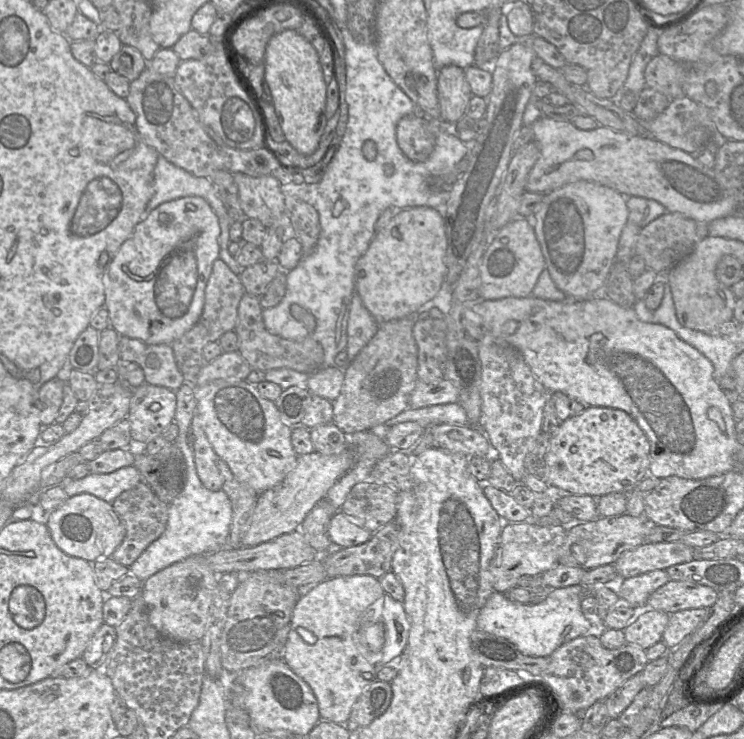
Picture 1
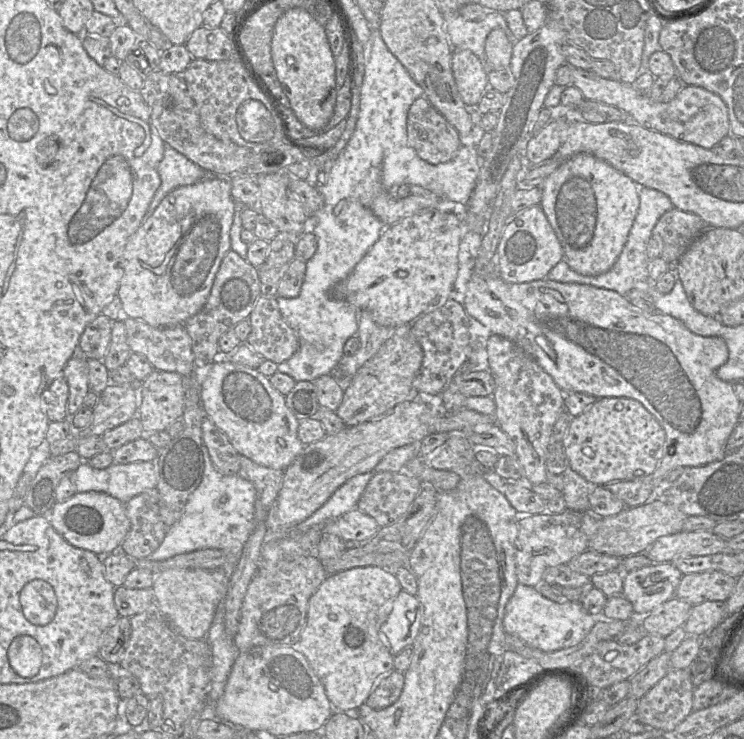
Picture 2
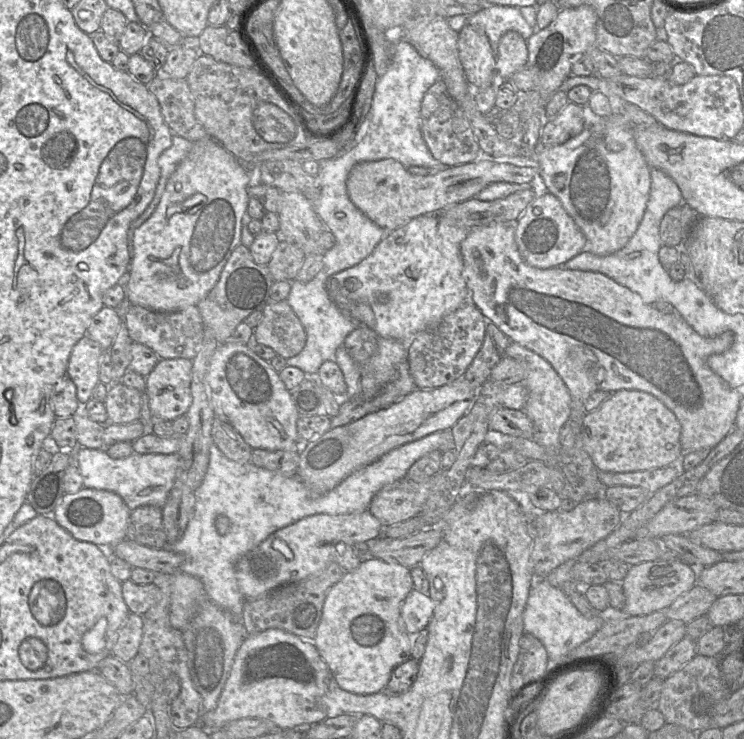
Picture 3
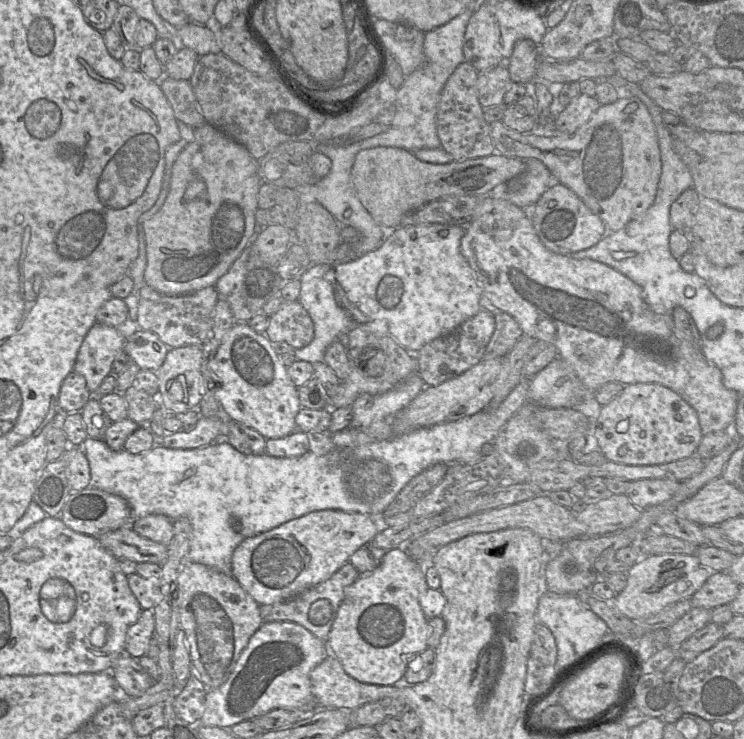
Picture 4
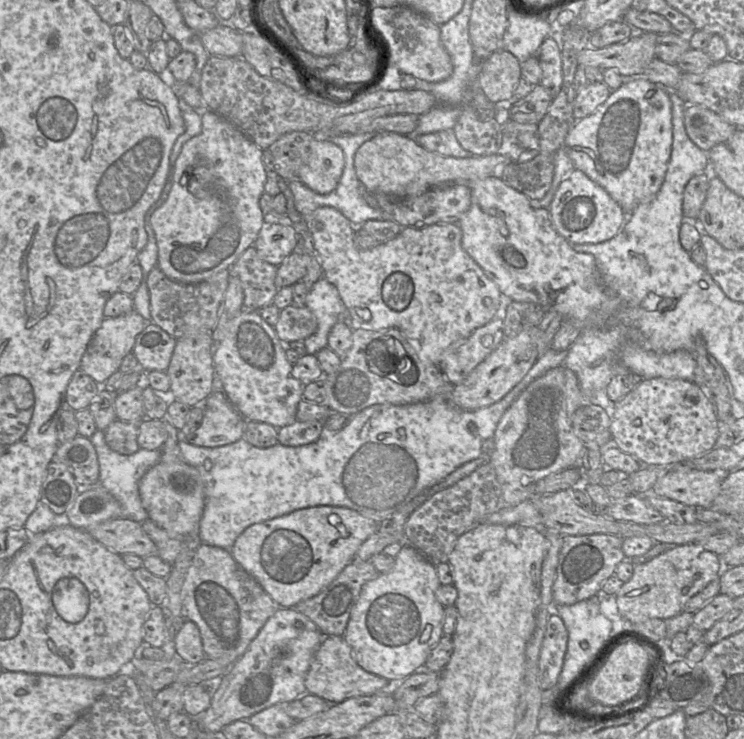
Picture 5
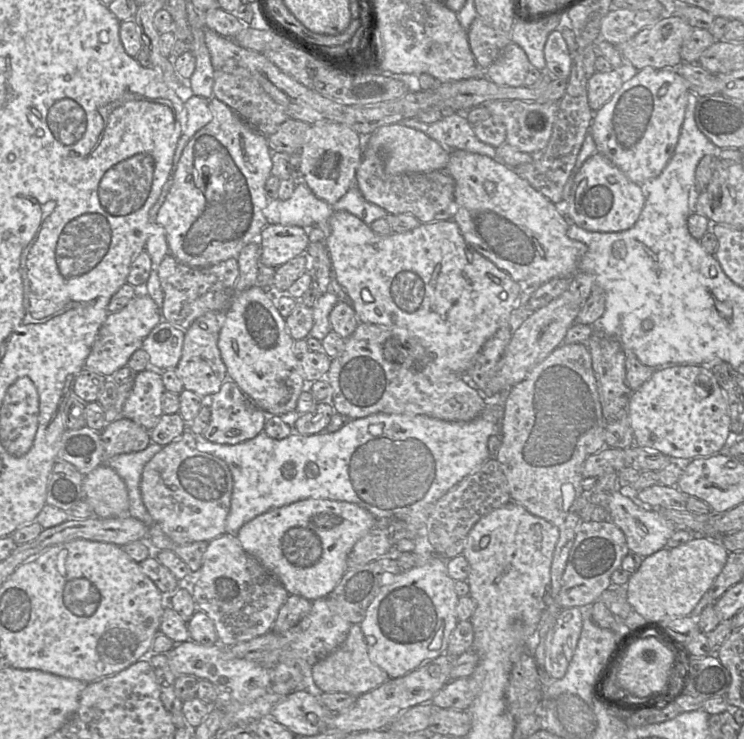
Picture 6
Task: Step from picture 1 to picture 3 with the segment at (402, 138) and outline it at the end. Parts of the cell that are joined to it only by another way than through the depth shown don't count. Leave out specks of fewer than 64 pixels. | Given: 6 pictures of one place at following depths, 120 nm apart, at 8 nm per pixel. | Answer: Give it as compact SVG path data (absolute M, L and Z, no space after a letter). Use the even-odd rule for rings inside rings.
M438 79L424 94L421 103L421 132L432 156L443 165L470 163L479 159L482 151L469 121L449 95L442 79Z

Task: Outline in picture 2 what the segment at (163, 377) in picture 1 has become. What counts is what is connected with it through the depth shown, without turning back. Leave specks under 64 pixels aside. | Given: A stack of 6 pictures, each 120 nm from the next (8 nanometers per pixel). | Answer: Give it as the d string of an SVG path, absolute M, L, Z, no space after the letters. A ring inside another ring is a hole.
M120 319L123 319L127 344L129 345L131 352L146 356L154 370L176 372L185 379L192 373L194 354L191 338L188 335L184 324L156 328L139 319Z

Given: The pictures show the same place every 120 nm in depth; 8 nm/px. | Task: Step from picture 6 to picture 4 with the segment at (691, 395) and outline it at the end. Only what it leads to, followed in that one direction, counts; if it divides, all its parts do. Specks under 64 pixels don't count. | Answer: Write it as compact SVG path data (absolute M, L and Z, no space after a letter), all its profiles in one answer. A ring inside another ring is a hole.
M633 383L605 405L595 423L598 449L608 461L627 465L665 464L695 455L703 438L696 410L659 383Z

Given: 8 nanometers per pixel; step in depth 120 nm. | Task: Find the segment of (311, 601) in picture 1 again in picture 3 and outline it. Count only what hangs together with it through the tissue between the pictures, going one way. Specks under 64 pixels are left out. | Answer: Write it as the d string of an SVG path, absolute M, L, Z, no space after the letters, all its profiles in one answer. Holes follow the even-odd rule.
M369 558L363 560L356 569L346 571L342 579L328 591L313 643L340 688L360 695L384 691L393 670L411 658L413 636L404 629L401 609L413 589L409 568L378 558Z

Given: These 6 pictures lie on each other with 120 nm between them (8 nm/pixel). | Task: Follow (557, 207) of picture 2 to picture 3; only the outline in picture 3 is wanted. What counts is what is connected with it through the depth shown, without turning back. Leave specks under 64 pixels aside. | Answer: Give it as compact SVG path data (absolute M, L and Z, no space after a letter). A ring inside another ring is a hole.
M612 114L610 117L603 118L605 118L605 120L602 123L591 127L585 127L585 129L580 134L563 144L547 147L538 143L533 151L533 154L530 156L538 161L540 165L539 171L549 193L558 198L565 211L584 234L586 238L584 252L590 252L600 256L616 253L625 247L630 239L634 236L643 219L649 200L651 187L651 168L636 144L636 140L633 134L634 126L631 125L630 122L628 122L628 120L621 115Z

